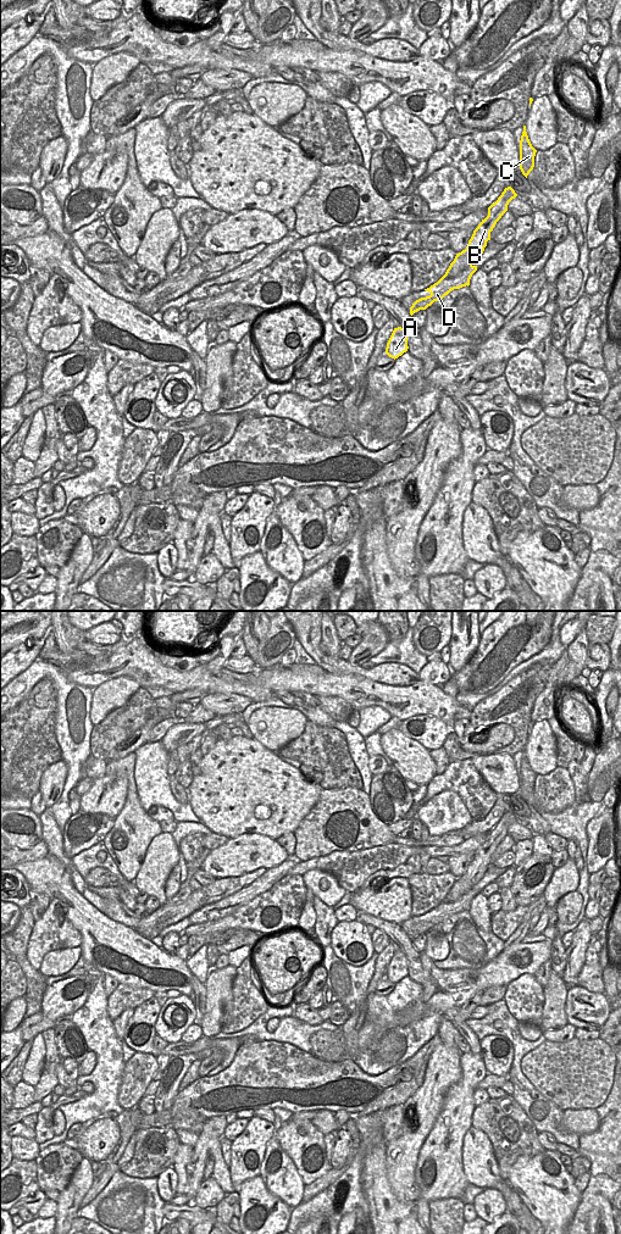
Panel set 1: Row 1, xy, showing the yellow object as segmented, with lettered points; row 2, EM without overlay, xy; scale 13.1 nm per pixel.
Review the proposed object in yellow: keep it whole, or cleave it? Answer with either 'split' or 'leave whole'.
split

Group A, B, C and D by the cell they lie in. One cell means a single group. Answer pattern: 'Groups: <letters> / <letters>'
Groups: A B D / C

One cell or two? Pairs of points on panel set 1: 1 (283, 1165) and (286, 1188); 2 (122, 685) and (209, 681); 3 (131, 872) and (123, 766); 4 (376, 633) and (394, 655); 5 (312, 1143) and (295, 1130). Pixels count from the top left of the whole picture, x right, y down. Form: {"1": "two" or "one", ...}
{"1": "one", "2": "two", "3": "one", "4": "two", "5": "one"}

